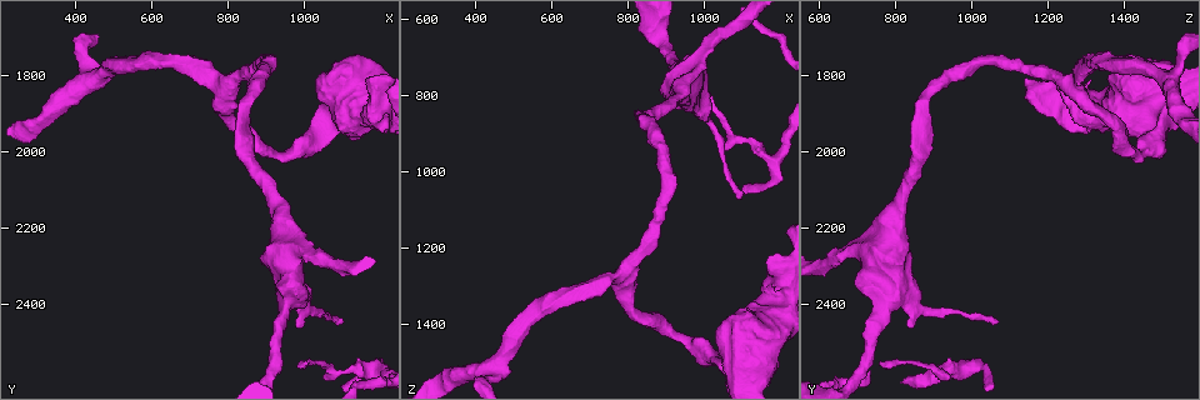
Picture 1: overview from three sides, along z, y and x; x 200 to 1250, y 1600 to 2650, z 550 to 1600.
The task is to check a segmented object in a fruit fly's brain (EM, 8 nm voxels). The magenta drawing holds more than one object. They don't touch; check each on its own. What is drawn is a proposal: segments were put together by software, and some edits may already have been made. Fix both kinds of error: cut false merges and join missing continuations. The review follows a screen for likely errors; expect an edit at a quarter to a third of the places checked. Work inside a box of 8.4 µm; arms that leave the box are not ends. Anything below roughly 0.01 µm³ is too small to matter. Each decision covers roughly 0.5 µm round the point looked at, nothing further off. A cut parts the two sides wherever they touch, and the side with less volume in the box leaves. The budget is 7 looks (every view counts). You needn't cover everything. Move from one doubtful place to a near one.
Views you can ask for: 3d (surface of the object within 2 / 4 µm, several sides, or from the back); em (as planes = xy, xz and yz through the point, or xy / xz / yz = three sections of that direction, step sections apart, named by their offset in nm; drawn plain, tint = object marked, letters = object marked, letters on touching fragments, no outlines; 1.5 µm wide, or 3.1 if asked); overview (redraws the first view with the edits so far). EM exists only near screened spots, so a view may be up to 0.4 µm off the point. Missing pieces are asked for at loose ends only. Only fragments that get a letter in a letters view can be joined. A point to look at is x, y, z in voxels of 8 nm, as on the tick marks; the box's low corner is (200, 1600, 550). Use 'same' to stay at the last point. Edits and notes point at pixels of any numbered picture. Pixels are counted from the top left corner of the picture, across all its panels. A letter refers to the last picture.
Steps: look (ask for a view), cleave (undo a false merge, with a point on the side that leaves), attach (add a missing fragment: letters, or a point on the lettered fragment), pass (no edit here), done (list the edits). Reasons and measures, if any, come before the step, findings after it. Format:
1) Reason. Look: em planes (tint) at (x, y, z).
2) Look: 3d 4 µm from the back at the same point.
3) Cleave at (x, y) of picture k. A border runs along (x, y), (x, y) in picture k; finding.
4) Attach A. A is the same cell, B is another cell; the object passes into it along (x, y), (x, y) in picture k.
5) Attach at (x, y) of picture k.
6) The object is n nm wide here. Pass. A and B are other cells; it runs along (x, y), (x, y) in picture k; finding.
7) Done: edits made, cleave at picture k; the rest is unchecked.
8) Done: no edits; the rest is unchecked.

Thin end. Look: 3d 4 µm at (1005, 2555, 765).

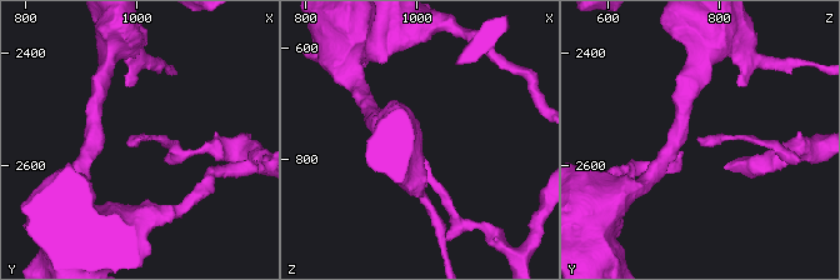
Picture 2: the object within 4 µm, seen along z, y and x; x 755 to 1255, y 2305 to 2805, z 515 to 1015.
Look: em xy step 8 (plain) at (1005, 2555, 760).

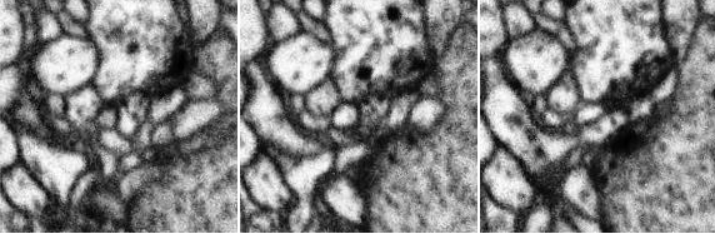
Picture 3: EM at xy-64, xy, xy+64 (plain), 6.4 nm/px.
Look: em xy step 8 (letters) at the same point.

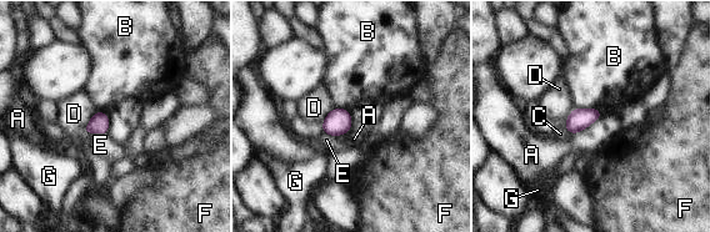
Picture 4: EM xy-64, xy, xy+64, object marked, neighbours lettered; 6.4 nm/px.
The object is 130 nm wide here. Pass. A, B, C, D, E, F and G are other cells; a border runs along (574, 107), (595, 109) in picture 4; none of them fits.

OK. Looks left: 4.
Thin end. Look: em planes (tint) at (1090, 2445, 1070).

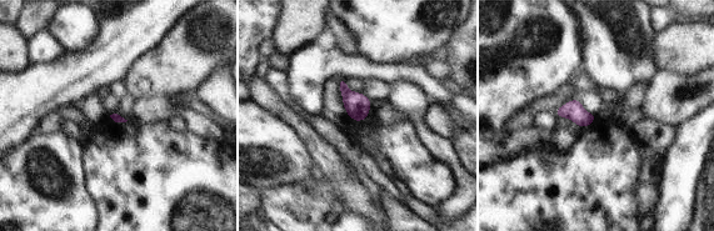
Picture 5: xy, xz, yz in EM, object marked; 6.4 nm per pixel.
Look: em planes (letters) at the same point.

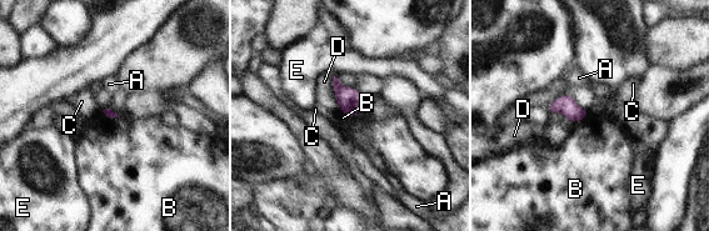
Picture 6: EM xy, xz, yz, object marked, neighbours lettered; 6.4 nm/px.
Pass. A, B, C, D and E are other cells; a border runs along (103, 111), (108, 116), (119, 116) in picture 6; no lettered fragment goes on from it.

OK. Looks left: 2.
Calibre changes. Look: 3d 4 µm at (1010, 2270, 665).

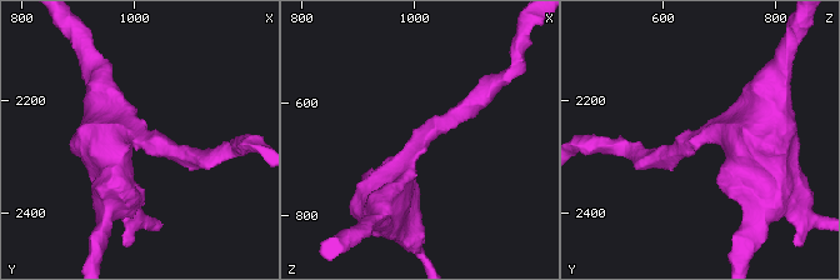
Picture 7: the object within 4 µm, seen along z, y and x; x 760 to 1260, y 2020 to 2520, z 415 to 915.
The arms are 240, 550 nm wide. Look: em planes (letters) at (1010, 2270, 665).

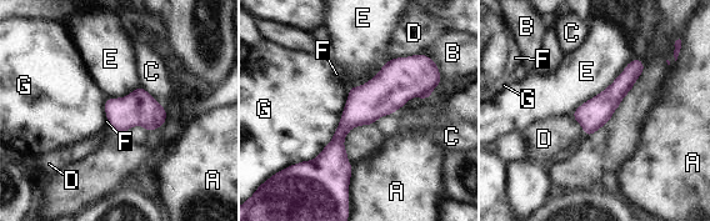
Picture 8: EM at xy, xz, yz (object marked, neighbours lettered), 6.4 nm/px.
Pass. A, B, C, D, E, F and G are other cells; it runs along (418, 58), (340, 132), (340, 181) in picture 8; continuous, no second neuron.

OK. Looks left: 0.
Done: no edits; the rest is unchecked.

